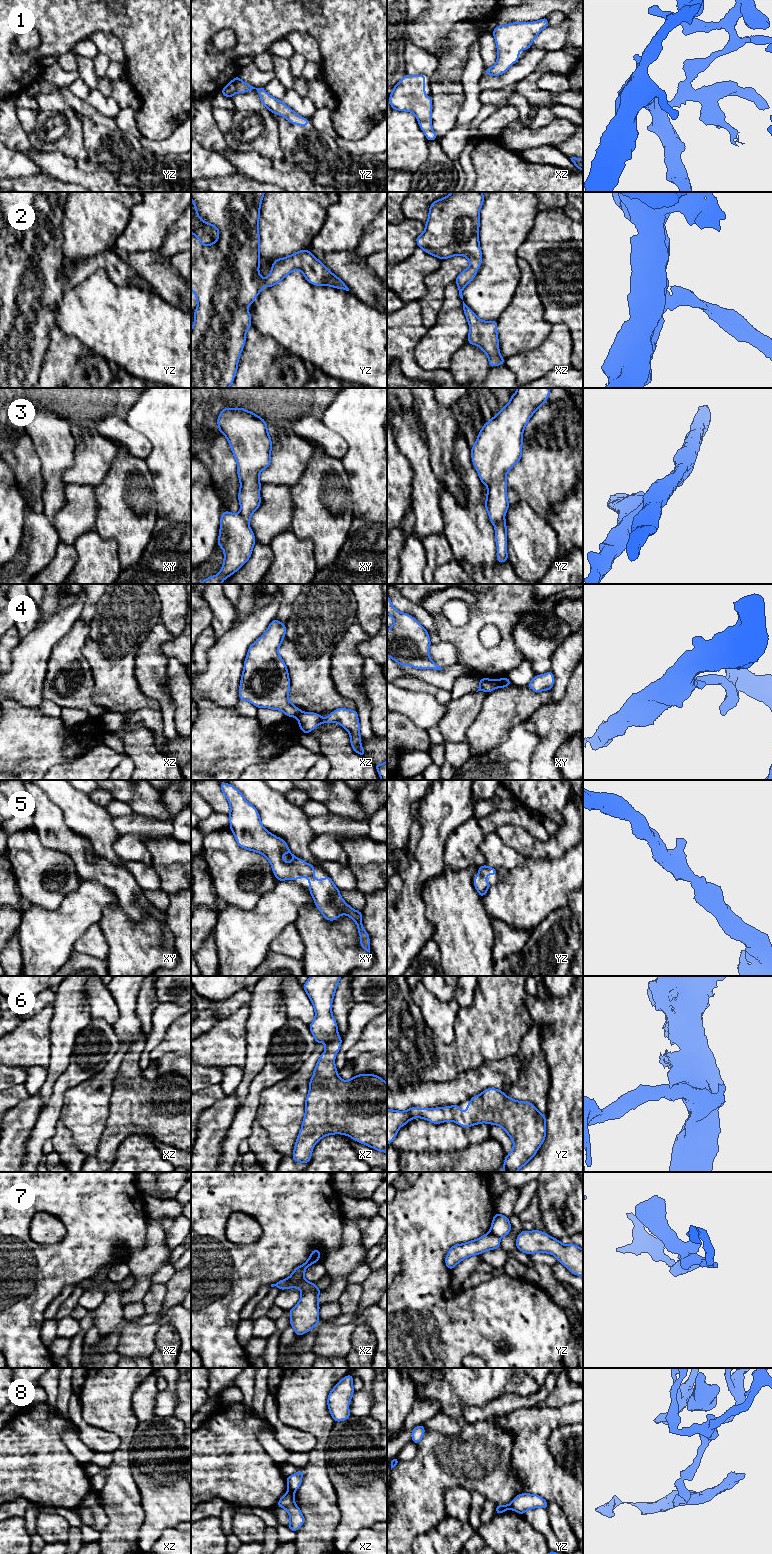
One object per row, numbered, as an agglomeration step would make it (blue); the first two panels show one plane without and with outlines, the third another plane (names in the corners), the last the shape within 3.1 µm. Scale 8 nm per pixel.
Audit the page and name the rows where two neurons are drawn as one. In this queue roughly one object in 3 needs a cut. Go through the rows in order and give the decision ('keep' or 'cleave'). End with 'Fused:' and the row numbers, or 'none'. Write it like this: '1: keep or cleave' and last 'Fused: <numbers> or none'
1: keep
2: keep
3: cleave
4: cleave
5: keep
6: keep
7: cleave
8: cleave
Fused: 3, 4, 7, 8

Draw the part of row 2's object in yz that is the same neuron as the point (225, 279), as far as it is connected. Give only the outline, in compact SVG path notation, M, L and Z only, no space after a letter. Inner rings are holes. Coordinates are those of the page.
M191 192L197 217L218 231L217 240L206 246L191 232L191 289L197 300L191 328L191 388L229 388L234 382L246 332L251 327L247 307L264 287L272 287L292 271L300 270L313 285L349 291L345 283L307 249L276 259L268 277L260 276L259 217L264 194Z

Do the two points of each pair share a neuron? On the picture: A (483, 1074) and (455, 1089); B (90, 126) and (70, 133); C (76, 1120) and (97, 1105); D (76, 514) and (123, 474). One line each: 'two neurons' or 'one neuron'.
A: one neuron
B: two neurons
C: one neuron
D: two neurons

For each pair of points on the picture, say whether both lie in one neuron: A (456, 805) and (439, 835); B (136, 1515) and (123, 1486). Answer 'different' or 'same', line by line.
A: same
B: same

